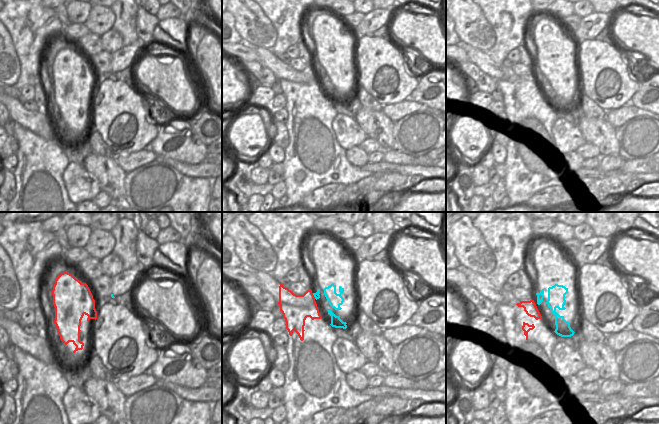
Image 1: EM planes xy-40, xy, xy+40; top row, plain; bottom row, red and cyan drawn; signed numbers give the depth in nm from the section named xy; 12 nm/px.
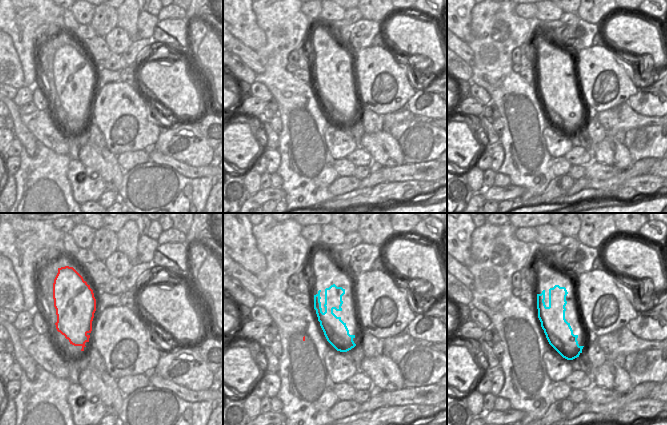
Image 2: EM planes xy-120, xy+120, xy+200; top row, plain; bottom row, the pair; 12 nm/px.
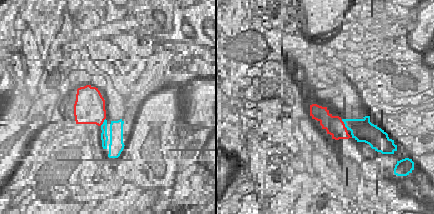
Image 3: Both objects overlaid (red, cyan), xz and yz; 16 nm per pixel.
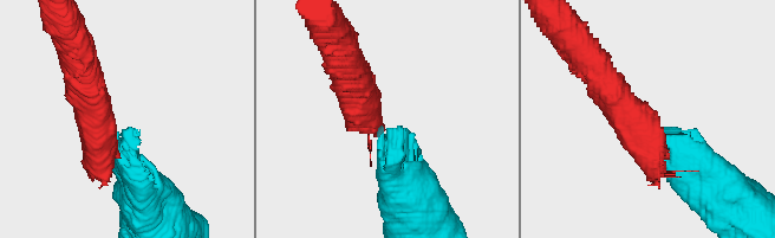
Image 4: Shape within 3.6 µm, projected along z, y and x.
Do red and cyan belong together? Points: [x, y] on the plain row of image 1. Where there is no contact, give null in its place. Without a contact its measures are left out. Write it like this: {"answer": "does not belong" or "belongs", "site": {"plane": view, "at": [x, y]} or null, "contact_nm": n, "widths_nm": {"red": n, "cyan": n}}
{"answer": "belongs", "site": {"plane": "xy", "at": [313, 72]}, "contact_nm": 80, "widths_nm": {"red": 340, "cyan": 70}}

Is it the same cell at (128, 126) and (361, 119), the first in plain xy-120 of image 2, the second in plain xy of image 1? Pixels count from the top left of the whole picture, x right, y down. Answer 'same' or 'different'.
different

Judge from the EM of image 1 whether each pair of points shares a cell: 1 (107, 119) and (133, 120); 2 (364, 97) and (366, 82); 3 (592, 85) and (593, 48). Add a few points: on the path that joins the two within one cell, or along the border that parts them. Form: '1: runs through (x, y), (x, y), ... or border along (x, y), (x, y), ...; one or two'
1: runs through (113, 119), (127, 120); one
2: border along (357, 90), (364, 90), (381, 108); two
3: runs through (592, 76), (592, 57); one

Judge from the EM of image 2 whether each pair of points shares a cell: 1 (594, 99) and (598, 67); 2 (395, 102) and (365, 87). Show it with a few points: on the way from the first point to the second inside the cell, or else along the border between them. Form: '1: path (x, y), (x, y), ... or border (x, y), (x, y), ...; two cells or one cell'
1: path (594, 91), (594, 75); one cell
2: path (388, 103), (382, 101), (372, 91); one cell

